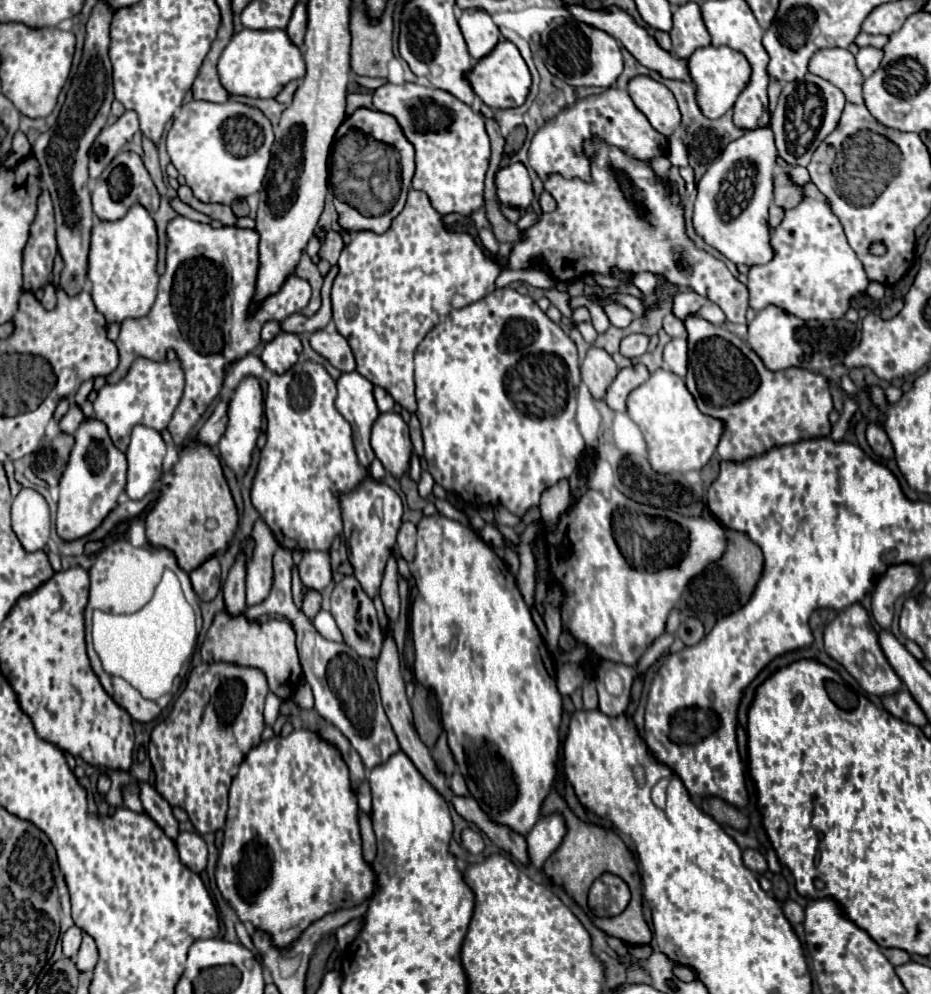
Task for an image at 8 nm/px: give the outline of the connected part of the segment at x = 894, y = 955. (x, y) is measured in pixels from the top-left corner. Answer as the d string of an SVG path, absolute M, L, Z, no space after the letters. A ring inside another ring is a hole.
M889 948L889 950L883 950L885 958L893 964L893 966L899 966L899 964L907 964L909 962L909 954L905 950L899 950L899 948Z

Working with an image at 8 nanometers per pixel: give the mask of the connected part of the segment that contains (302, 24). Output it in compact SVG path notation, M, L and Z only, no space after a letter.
M299 2L299 4L295 6L293 16L291 16L291 20L289 20L289 24L287 24L287 30L285 30L287 36L289 36L289 40L291 40L297 48L303 46L305 28L307 28L307 6Z

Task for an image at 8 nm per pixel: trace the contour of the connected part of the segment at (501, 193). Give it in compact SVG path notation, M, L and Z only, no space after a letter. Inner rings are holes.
M511 164L507 168L501 168L497 172L495 186L501 204L521 208L521 210L529 208L533 200L533 186L527 168L523 164Z

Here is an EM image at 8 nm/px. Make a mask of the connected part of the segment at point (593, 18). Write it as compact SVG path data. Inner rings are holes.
M569 6L569 10L571 10L571 14L573 14L577 20L581 20L581 22L593 26L593 28L599 28L599 30L611 34L615 40L619 40L619 42L621 42L643 66L647 66L649 70L657 70L657 72L659 72L661 76L665 76L665 78L691 82L691 76L689 76L689 72L687 72L687 60L679 60L677 56L673 56L673 54L661 50L661 48L657 46L655 38L649 36L649 34L645 32L645 28L639 28L639 26L633 22L633 18L631 18L629 14L625 14L623 10L611 8L611 10L603 12L603 10L587 10L587 8L581 8L581 6Z

